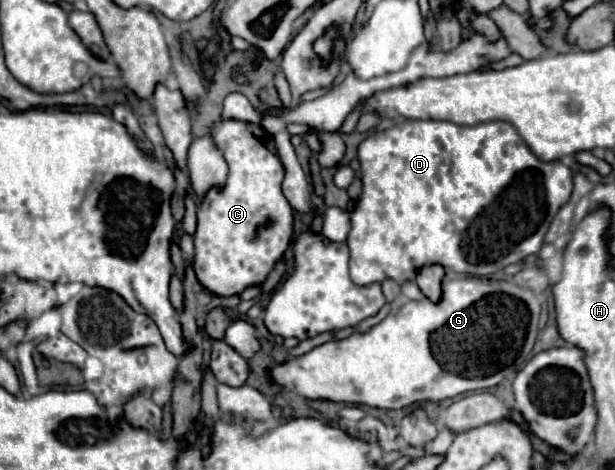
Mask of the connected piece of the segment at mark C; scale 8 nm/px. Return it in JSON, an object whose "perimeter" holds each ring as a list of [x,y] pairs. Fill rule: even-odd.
{"perimeter":[[[224,119],[214,125],[212,137],[228,161],[230,173],[228,173],[224,189],[208,191],[202,205],[198,207],[198,227],[194,233],[196,251],[194,251],[192,267],[202,287],[206,287],[210,293],[218,297],[230,297],[230,295],[240,295],[246,287],[260,285],[268,277],[276,261],[282,257],[282,253],[290,245],[294,215],[280,187],[284,179],[284,167],[276,155],[270,135],[266,135],[260,125],[252,125],[252,123],[244,123],[236,119]],[[266,219],[272,219],[268,227],[260,227],[262,221]]]}

